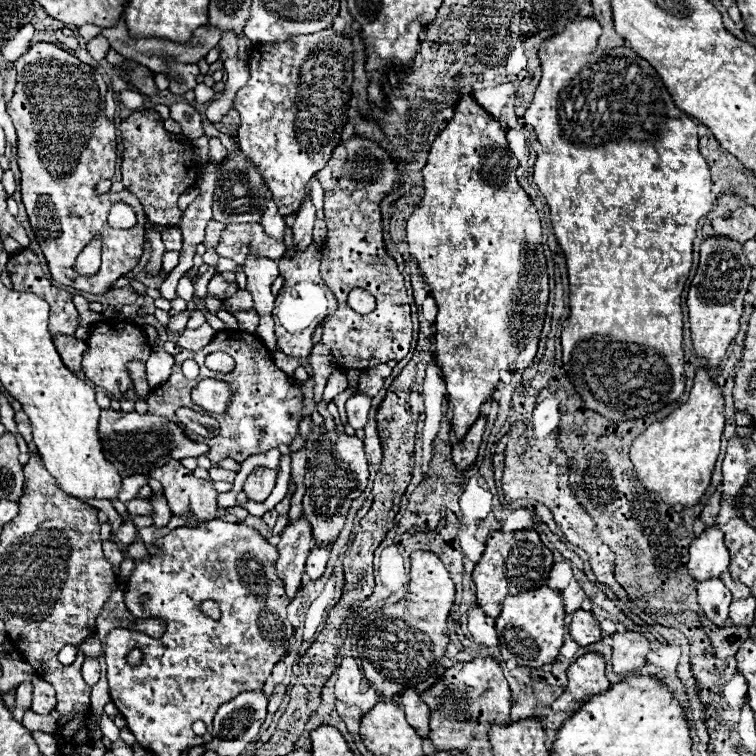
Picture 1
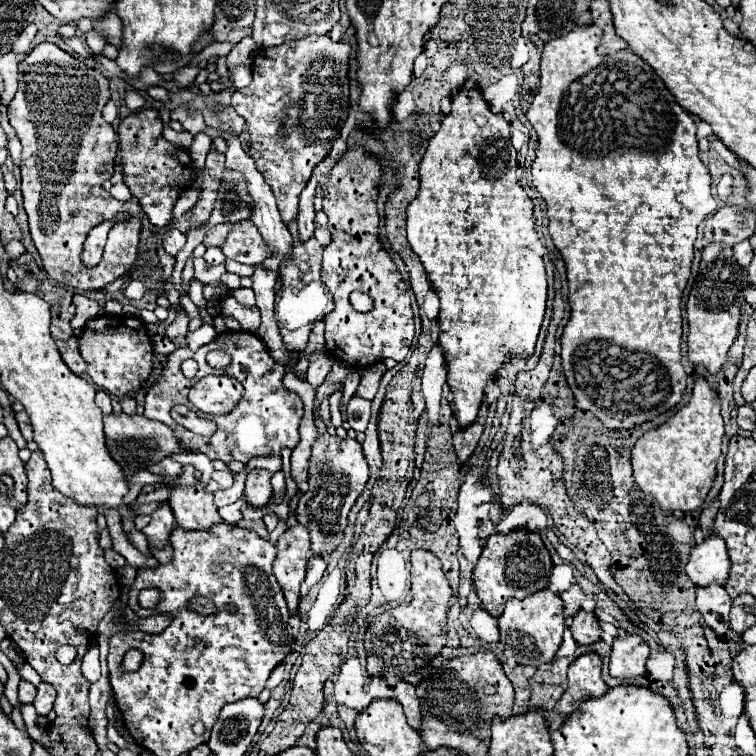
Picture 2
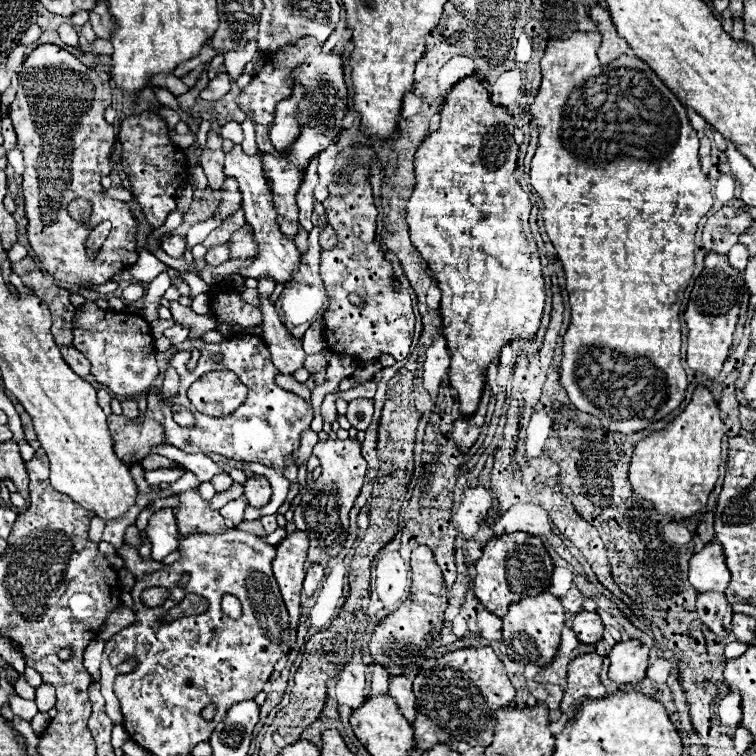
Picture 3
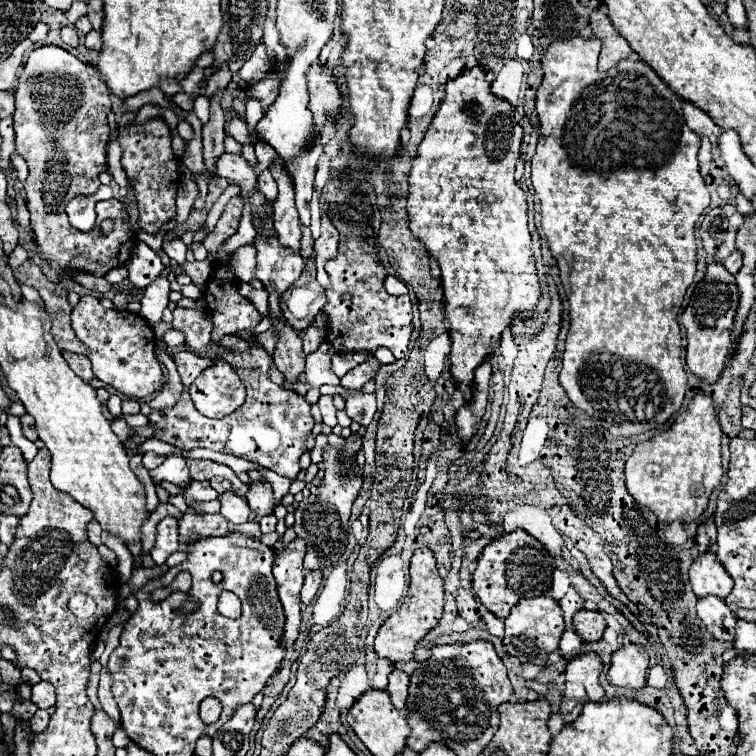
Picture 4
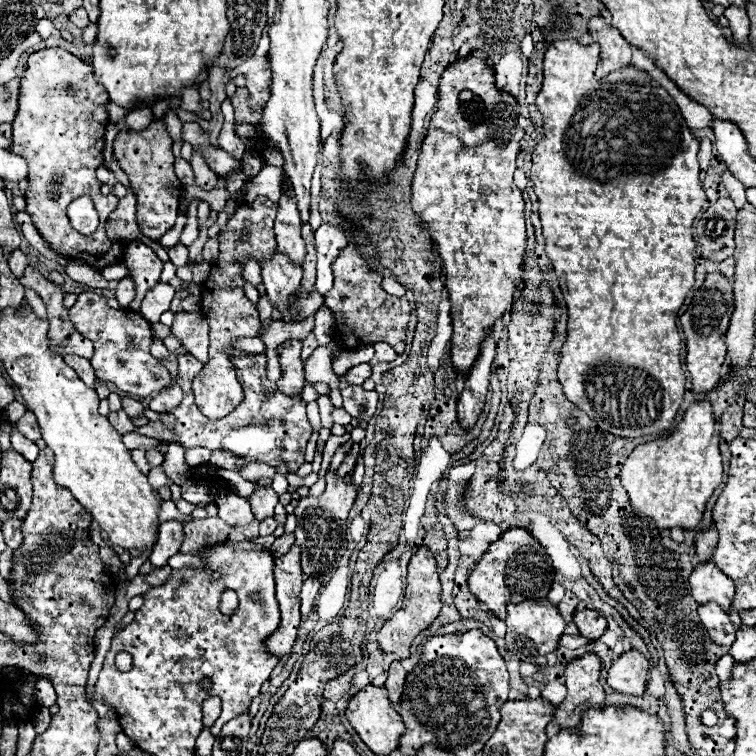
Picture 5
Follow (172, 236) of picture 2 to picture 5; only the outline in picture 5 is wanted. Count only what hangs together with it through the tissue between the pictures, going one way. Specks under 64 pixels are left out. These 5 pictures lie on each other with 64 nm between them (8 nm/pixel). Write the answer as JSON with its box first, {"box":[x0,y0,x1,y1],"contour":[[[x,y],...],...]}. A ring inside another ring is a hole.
{"box":[168,242,188,266],"contour":[[[176,242],[172,248],[168,248],[170,262],[174,266],[186,266],[188,264],[188,248],[182,242]]]}

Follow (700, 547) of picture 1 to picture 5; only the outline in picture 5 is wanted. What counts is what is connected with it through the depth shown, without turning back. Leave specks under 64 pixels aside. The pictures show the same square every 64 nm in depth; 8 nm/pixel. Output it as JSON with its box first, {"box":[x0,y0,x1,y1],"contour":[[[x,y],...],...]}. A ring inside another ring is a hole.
{"box":[690,560,734,612],"contour":[[[712,560],[694,566],[690,574],[690,586],[692,596],[698,604],[716,600],[726,612],[730,612],[730,602],[734,598],[734,582],[724,576],[724,572],[720,572],[720,568],[716,568]]]}

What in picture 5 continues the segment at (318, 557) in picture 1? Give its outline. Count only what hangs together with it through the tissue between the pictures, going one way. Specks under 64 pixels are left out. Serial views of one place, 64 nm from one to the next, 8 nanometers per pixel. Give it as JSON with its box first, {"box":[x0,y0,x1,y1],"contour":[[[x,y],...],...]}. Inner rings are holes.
{"box":[302,578,320,618],"contour":[[[306,578],[302,586],[302,616],[306,618],[314,606],[314,598],[320,592],[320,580],[318,578]]]}

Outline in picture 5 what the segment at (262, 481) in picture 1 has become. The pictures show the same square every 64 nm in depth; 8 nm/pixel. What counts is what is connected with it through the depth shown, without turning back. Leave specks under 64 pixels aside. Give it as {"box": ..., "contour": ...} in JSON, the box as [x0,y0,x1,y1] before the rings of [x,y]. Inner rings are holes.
{"box":[248,486,278,520],"contour":[[[256,486],[256,490],[248,496],[252,512],[256,520],[264,520],[274,516],[274,506],[278,504],[278,494],[270,486]]]}

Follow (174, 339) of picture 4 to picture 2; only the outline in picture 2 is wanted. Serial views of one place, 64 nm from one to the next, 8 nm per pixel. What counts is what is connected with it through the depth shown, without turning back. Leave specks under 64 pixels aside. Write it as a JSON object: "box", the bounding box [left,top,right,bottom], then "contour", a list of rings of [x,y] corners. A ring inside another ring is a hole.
{"box":[166,316,188,338],"contour":[[[178,316],[168,328],[166,328],[166,336],[168,338],[182,338],[188,332],[188,316]]]}

